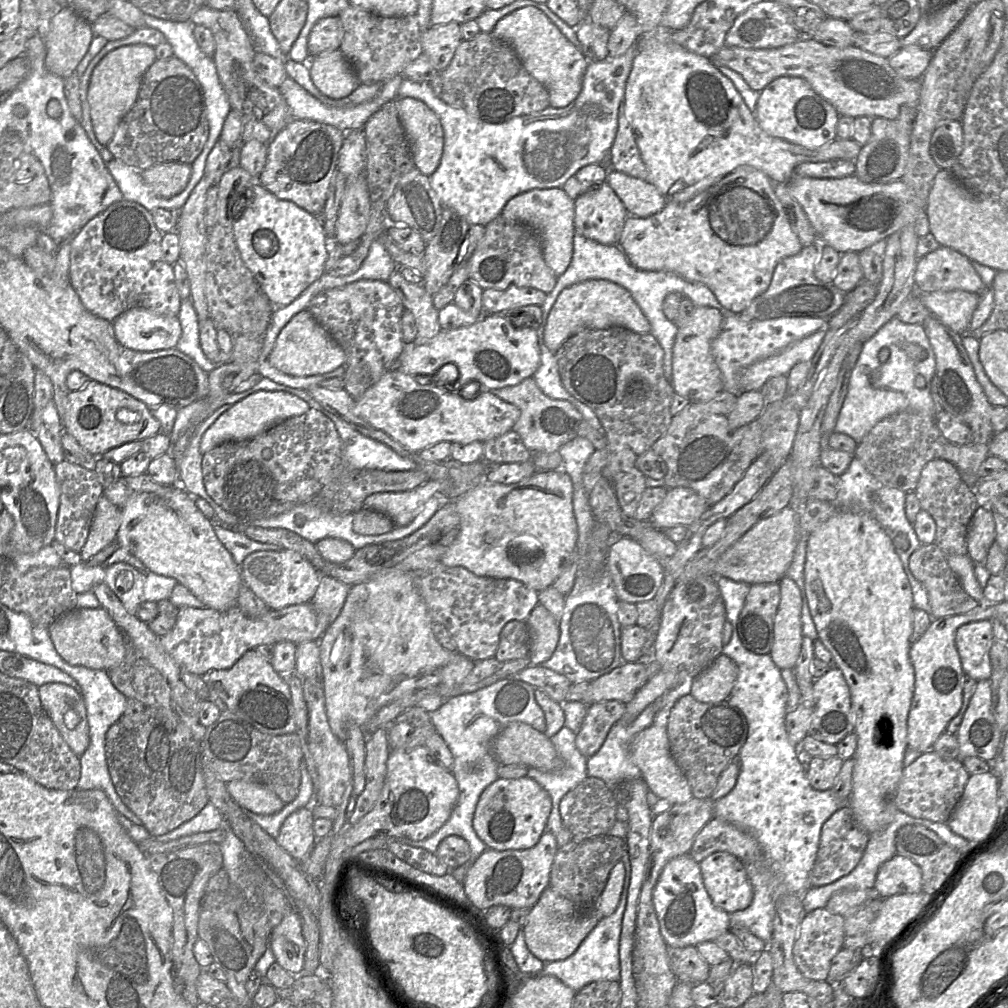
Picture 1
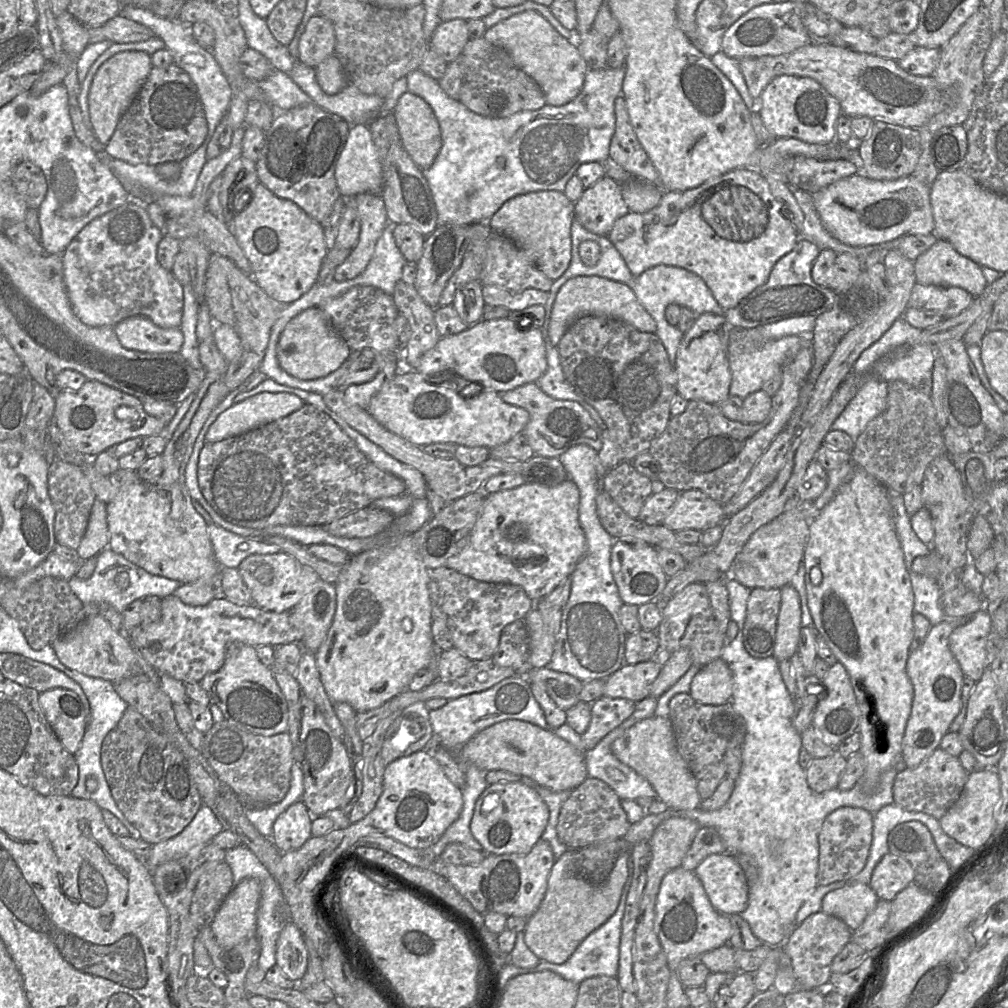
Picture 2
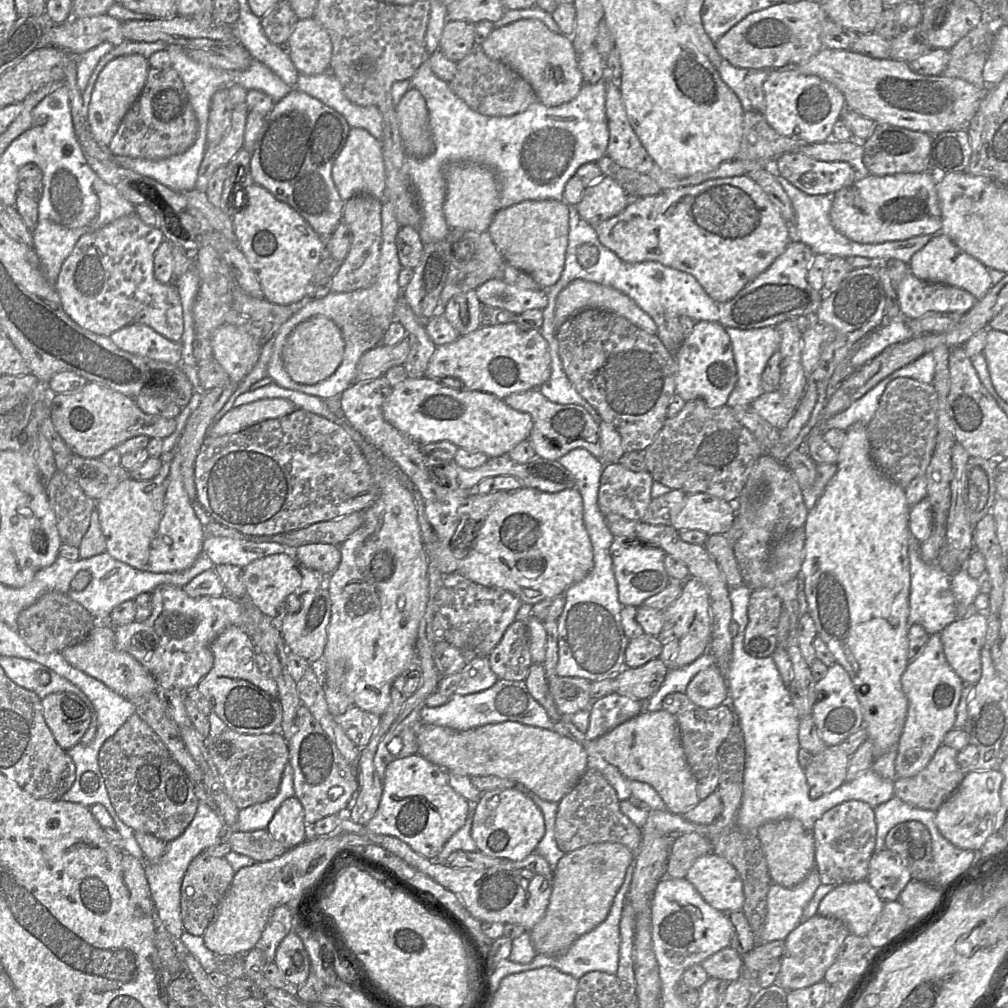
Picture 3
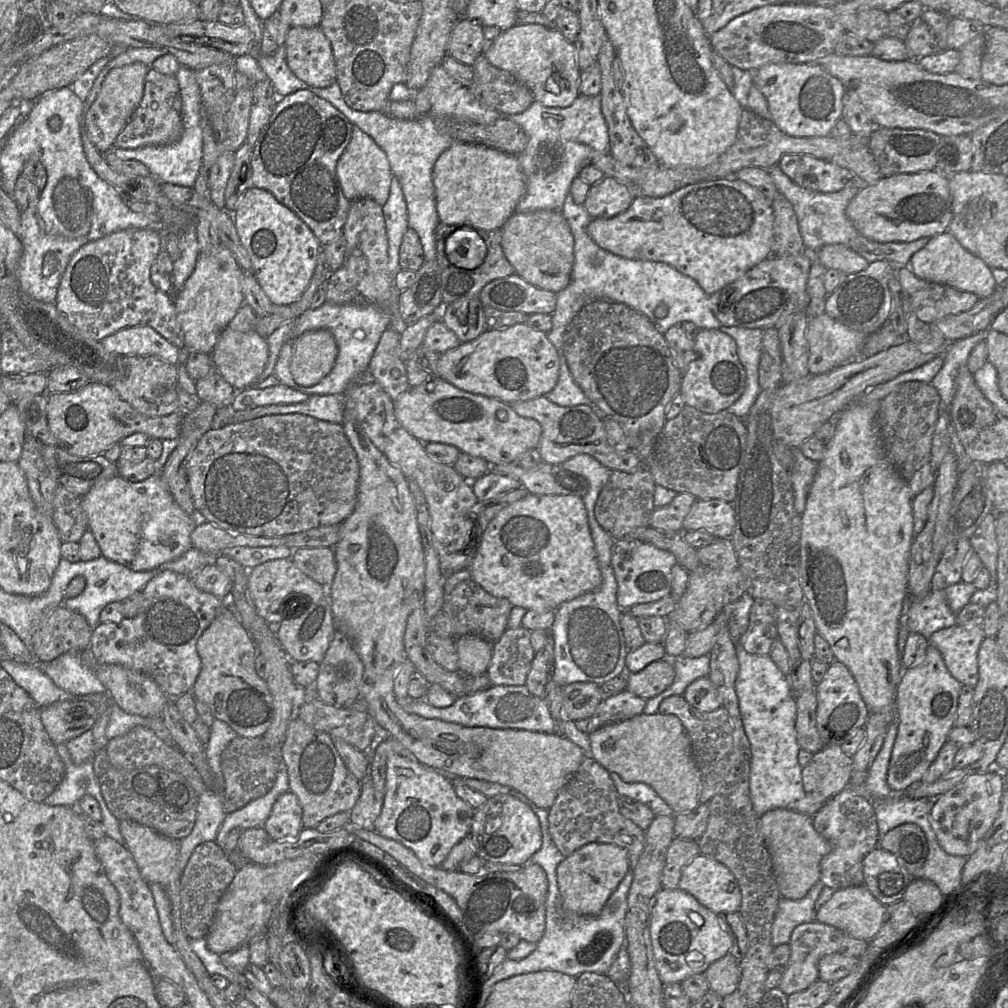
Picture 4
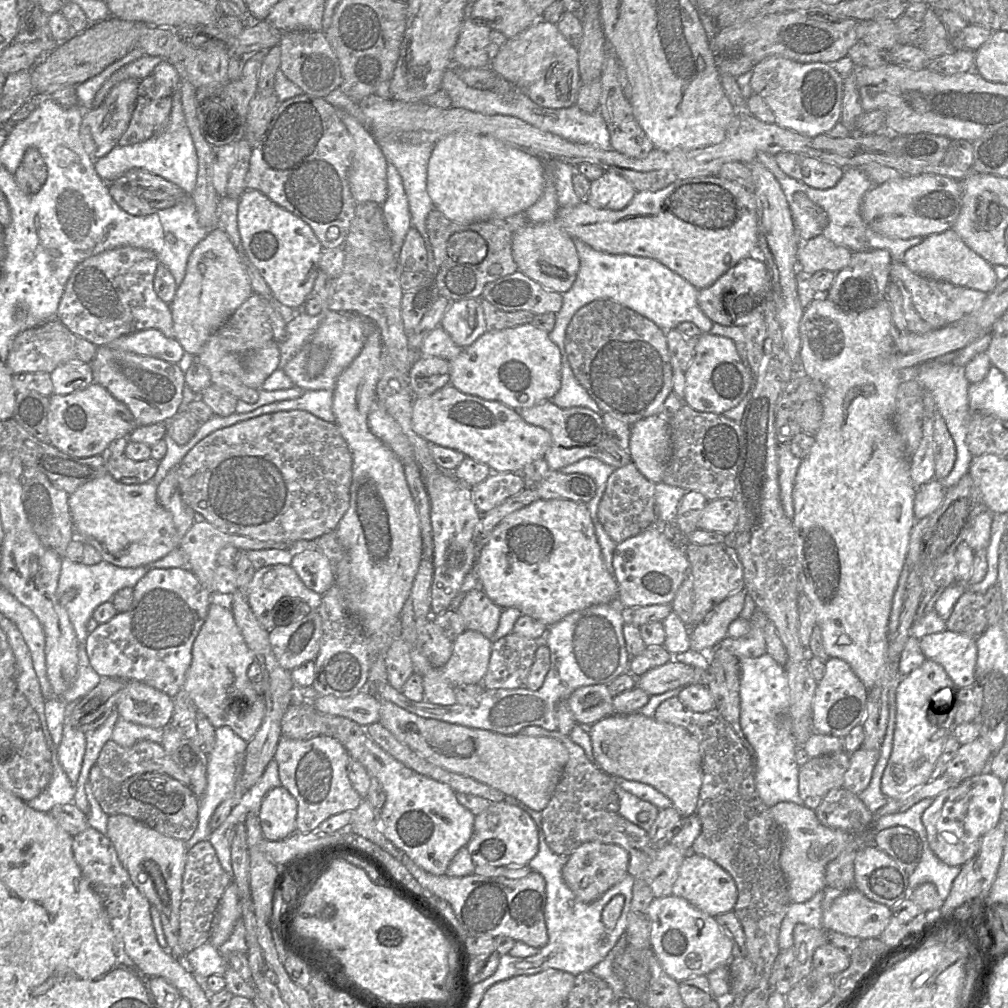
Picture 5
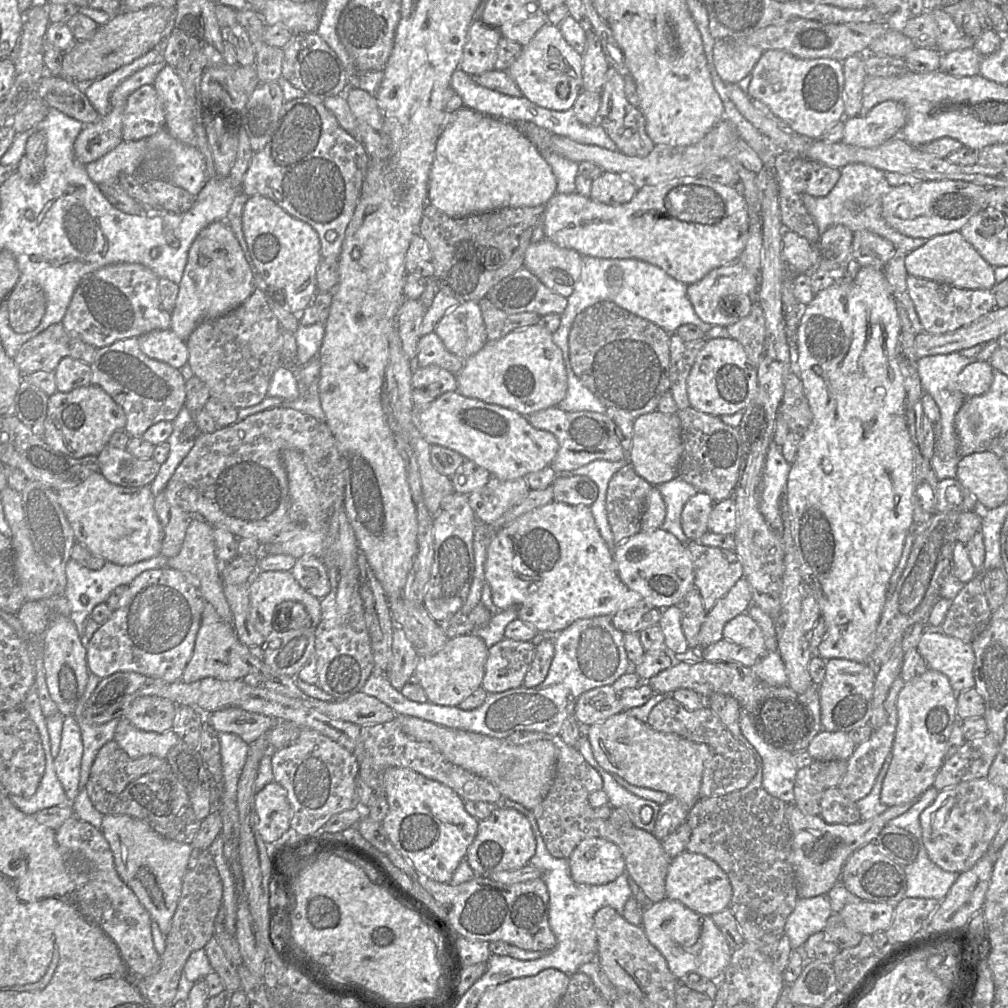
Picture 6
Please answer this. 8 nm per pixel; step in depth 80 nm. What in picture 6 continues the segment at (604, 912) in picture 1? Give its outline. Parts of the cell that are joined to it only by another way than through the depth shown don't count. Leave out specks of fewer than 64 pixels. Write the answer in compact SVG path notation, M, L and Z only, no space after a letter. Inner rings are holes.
M602 838L582 840L568 861L570 876L578 884L607 884L624 874L626 870L619 847Z

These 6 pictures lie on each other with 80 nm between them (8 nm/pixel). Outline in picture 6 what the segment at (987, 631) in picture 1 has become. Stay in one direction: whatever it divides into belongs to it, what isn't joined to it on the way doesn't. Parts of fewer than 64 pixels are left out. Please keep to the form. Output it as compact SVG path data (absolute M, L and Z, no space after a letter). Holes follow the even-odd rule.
M925 626L917 649L929 668L948 677L956 693L975 686L975 654L971 643L948 636L941 628Z

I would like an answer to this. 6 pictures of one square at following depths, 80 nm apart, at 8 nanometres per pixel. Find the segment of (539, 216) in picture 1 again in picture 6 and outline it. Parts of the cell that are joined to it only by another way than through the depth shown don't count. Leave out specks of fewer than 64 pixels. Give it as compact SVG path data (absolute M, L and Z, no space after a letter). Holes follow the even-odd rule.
M543 238L528 245L523 266L549 289L568 298L581 275L582 255Z

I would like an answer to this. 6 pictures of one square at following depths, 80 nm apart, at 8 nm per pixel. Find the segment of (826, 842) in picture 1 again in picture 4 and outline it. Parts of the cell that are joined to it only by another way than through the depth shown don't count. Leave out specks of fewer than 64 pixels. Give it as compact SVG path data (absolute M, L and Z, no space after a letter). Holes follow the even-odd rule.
M847 786L828 799L813 816L815 830L831 845L831 851L820 862L820 881L824 886L842 889L864 885L863 859L879 845L873 801L855 794Z

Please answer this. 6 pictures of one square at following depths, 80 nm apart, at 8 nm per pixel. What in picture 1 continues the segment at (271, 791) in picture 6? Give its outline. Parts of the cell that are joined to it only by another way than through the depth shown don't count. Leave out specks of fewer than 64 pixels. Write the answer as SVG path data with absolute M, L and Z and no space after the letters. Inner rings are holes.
M310 807L295 810L284 820L275 839L297 861L306 860L317 841L313 831L314 819Z

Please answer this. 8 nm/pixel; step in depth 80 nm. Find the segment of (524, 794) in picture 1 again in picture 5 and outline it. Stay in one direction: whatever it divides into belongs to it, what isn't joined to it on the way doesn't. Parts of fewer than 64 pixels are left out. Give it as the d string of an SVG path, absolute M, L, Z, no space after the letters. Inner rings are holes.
M504 801L491 803L475 817L473 834L467 848L476 866L526 866L539 849L537 825L532 817L518 806Z

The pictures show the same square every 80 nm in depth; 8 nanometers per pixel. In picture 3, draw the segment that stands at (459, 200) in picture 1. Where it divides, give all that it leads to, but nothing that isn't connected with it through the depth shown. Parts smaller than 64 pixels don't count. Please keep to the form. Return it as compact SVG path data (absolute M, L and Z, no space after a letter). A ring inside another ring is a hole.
M426 58L410 79L412 88L421 92L429 110L429 127L435 143L435 152L426 159L406 158L406 170L420 198L423 220L418 229L424 245L446 238L451 227L444 214L446 180L444 169L451 162L480 164L490 168L499 186L499 209L524 200L564 200L567 181L575 175L580 165L597 162L607 155L609 142L608 121L605 111L606 79L590 84L583 82L579 93L571 101L559 106L546 106L540 101L531 104L525 111L510 116L484 115L469 107L450 88L448 82L432 71Z

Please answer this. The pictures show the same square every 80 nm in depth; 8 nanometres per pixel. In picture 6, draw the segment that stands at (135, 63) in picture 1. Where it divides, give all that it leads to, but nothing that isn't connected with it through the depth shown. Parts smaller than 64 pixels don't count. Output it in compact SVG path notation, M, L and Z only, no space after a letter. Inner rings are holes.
M112 108L93 123L84 124L74 142L78 161L88 164L110 152L122 141L123 108Z

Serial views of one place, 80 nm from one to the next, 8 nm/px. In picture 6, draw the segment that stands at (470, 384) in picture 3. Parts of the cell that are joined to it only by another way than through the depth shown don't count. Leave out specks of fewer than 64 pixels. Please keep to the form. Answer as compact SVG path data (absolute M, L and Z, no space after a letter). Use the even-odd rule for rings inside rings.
M540 325L487 341L481 350L464 360L456 381L457 391L463 396L514 410L525 417L557 406L564 399L568 386L562 351L553 342L552 334Z

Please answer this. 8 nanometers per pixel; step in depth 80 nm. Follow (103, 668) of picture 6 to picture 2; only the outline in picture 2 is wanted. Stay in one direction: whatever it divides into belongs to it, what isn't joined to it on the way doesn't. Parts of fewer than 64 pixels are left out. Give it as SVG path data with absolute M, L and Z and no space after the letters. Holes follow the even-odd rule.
M223 595L204 606L189 606L177 596L161 600L161 618L148 626L136 626L128 639L158 673L167 674L183 683L199 683L205 675L220 670L226 650L232 642L250 646L272 647L301 641L301 632L289 620L289 612L275 613L255 605L240 606Z

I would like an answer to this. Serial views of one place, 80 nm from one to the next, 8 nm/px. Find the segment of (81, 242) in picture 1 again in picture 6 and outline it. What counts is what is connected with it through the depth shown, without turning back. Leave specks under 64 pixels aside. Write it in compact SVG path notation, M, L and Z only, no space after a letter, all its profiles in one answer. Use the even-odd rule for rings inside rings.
M122 262L103 266L81 278L61 323L72 337L96 348L154 330L170 329L171 313L161 306L158 280L142 264Z

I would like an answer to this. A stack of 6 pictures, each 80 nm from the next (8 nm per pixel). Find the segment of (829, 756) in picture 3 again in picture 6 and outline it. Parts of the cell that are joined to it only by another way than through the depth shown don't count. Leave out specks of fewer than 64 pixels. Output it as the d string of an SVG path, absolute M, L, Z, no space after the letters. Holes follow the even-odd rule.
M814 760L798 769L794 783L794 804L807 815L820 815L820 800L825 790L837 787L846 773L845 760Z

